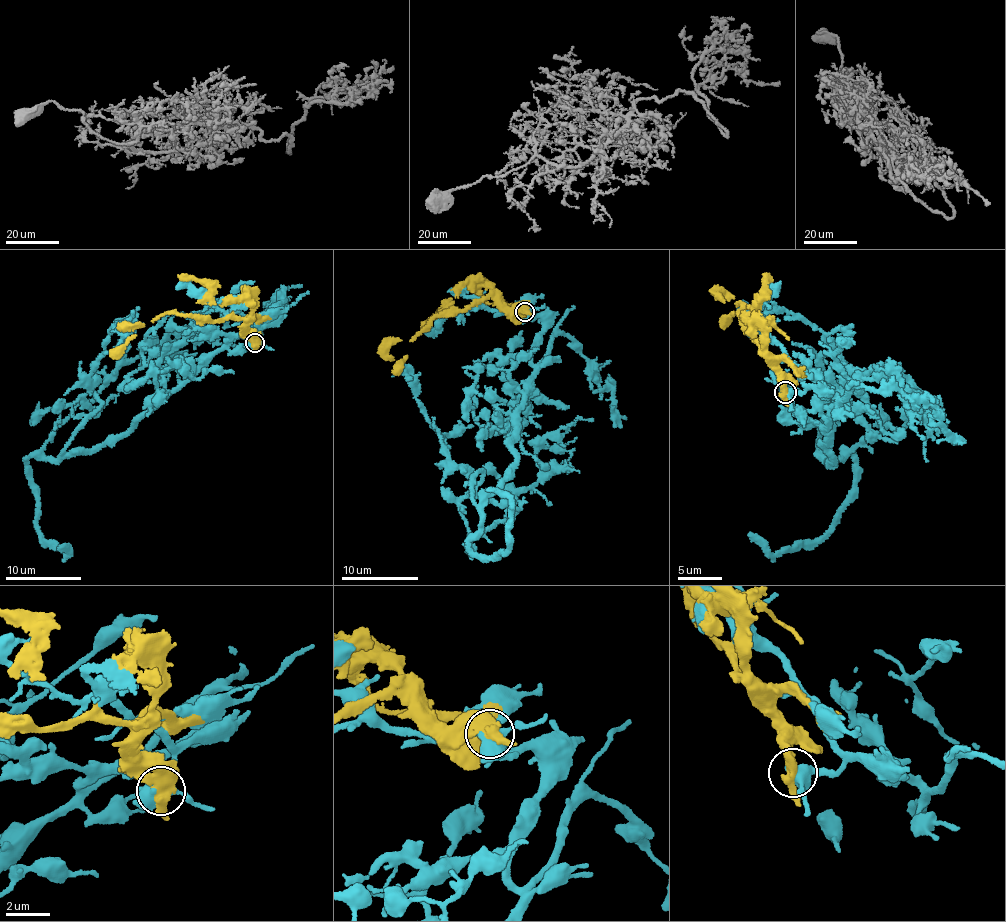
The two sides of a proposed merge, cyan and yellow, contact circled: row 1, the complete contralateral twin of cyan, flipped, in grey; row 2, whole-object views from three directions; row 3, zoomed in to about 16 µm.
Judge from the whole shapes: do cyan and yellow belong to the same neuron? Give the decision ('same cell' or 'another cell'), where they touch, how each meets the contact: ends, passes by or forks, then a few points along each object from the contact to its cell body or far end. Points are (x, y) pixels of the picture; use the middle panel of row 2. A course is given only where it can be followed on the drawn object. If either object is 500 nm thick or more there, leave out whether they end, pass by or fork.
another cell | (524, 311) | cyan via (525, 311), (543, 323), (535, 365), (479, 537), (537, 484), (547, 436), (593, 420) | yellow via (525, 311), (502, 307), (489, 298), (443, 313), (412, 340), (391, 344), (388, 353), (402, 361), (395, 374)

